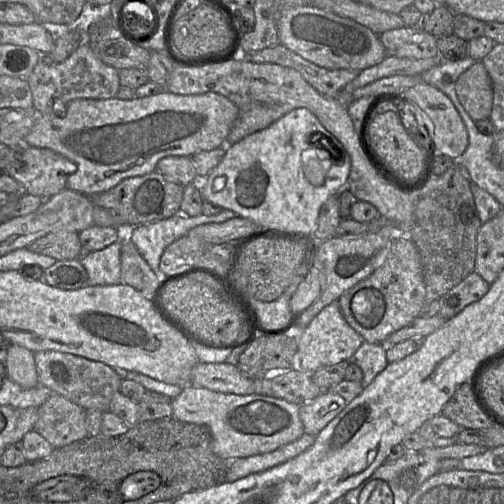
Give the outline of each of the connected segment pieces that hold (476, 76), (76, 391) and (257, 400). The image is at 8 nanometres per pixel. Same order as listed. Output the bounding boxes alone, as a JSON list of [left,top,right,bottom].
[[455,61,493,122],[34,350,123,412],[172,386,304,461]]

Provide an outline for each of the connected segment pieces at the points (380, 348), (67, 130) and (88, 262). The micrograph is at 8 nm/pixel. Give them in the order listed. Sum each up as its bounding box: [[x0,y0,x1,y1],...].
[[352,342,388,388],[25,91,238,197],[79,241,122,286]]

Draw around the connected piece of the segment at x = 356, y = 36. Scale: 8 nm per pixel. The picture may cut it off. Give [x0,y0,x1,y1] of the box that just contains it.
[278,6,387,72]

